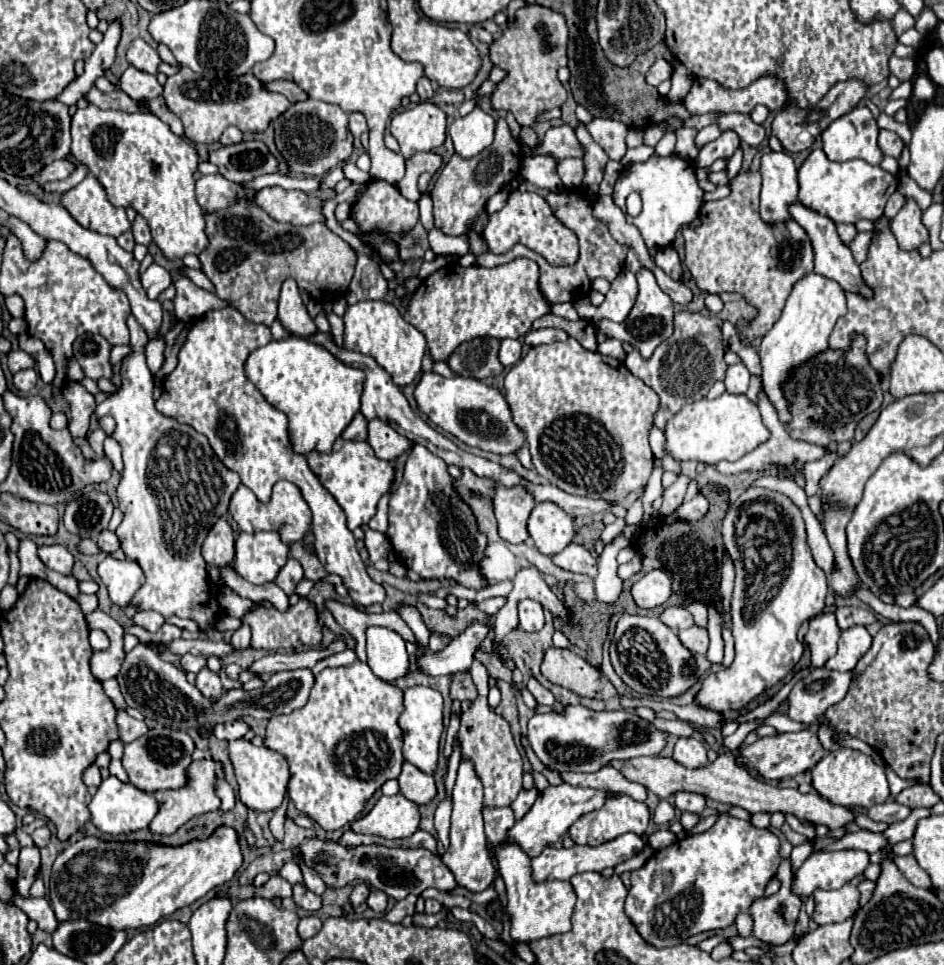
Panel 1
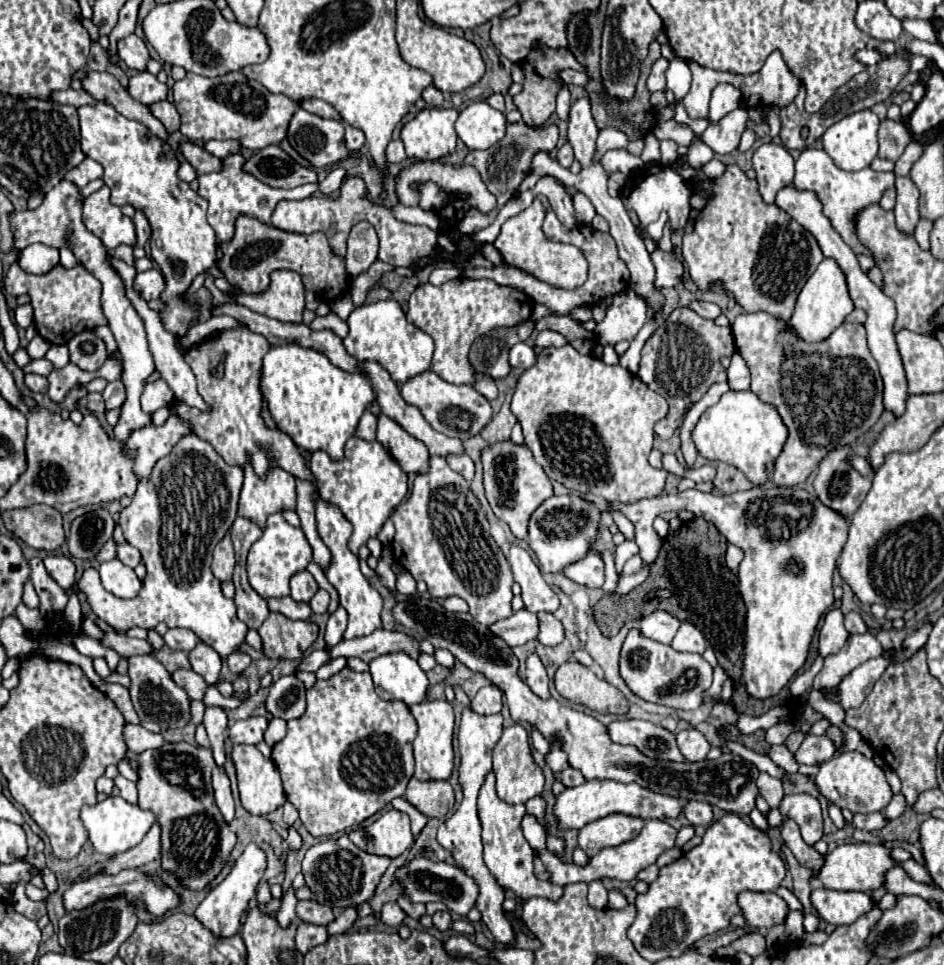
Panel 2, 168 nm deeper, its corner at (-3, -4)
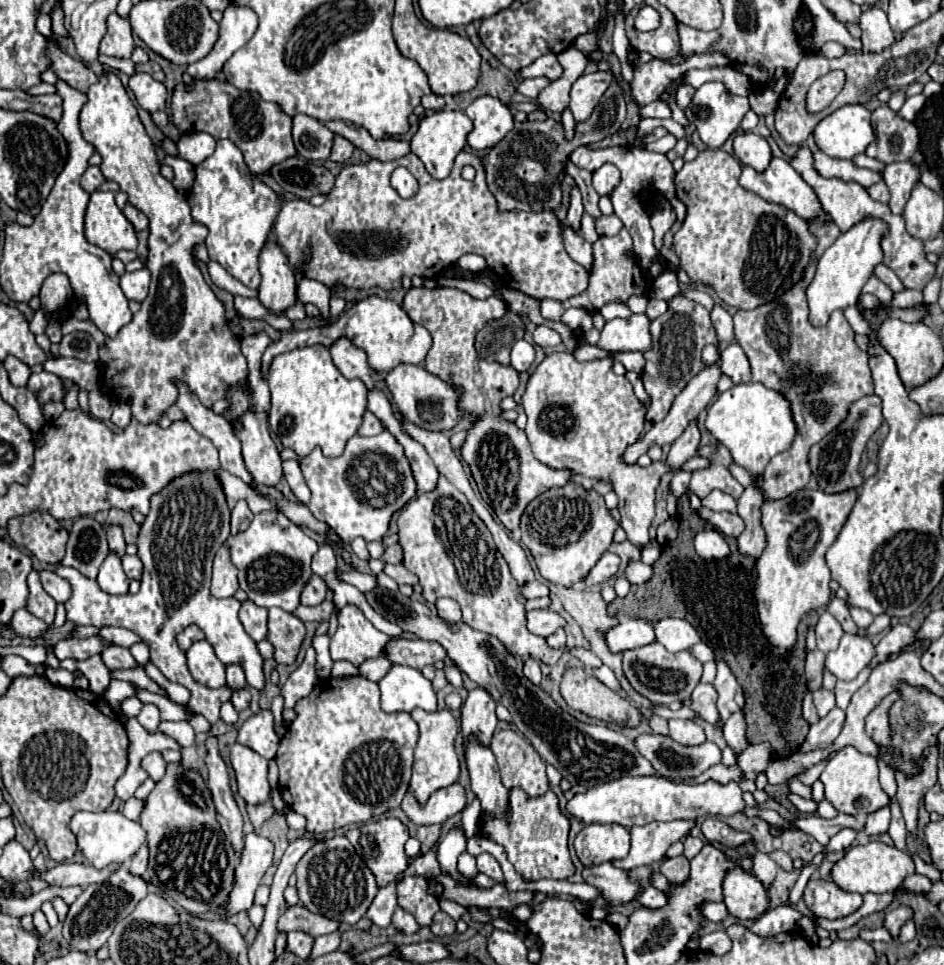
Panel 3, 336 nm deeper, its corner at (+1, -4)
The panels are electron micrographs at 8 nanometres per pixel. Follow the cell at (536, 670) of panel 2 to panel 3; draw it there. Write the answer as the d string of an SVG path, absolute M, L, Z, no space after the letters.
M529 658L527 662L525 662L525 676L533 682L533 684L541 684L541 668L539 668L539 662L537 660L533 660L533 658Z

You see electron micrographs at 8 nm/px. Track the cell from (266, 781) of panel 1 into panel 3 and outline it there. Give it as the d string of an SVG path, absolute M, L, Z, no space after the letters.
M233 744L231 766L237 776L239 796L247 804L259 806L271 800L271 786L267 780L267 760L263 756L259 756L255 750L243 744Z

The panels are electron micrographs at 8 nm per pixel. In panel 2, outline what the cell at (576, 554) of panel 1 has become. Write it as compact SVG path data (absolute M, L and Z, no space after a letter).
M589 552L583 560L575 562L575 564L569 564L563 574L581 584L581 586L587 586L587 588L601 588L603 586L603 560L599 554L593 554Z

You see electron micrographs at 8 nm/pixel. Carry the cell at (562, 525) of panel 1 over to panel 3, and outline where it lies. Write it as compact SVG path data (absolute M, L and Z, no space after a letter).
M575 484L539 494L521 516L523 544L529 548L539 574L559 586L571 586L591 570L591 564L609 548L617 526L603 498L595 490L585 490Z

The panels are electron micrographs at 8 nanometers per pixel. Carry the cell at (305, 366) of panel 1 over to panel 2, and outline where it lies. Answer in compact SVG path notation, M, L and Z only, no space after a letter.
M297 344L273 346L265 354L261 392L269 402L273 420L291 436L297 448L307 452L325 450L331 460L343 458L345 442L355 434L361 414L375 400L373 388L363 374L345 372L333 366L325 354Z

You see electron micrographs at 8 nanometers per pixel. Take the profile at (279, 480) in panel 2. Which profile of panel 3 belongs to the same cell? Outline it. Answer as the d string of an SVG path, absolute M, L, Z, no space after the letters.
M249 408L247 414L243 414L243 430L235 432L235 434L241 440L245 468L251 474L249 488L255 494L263 496L259 492L261 486L273 488L283 478L279 452L269 436L269 430L267 430L267 416L265 414L259 416L259 414L251 412L251 408Z

